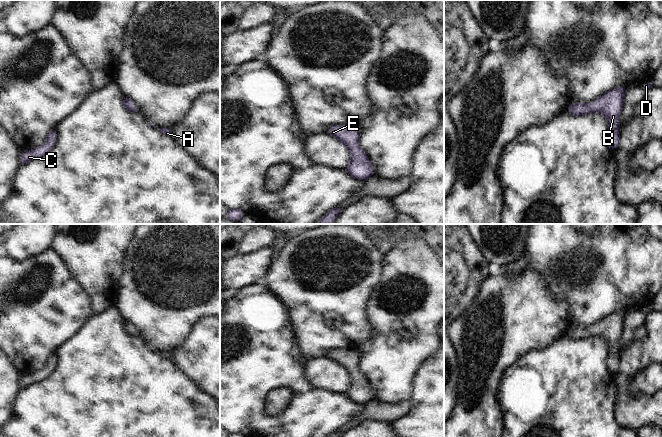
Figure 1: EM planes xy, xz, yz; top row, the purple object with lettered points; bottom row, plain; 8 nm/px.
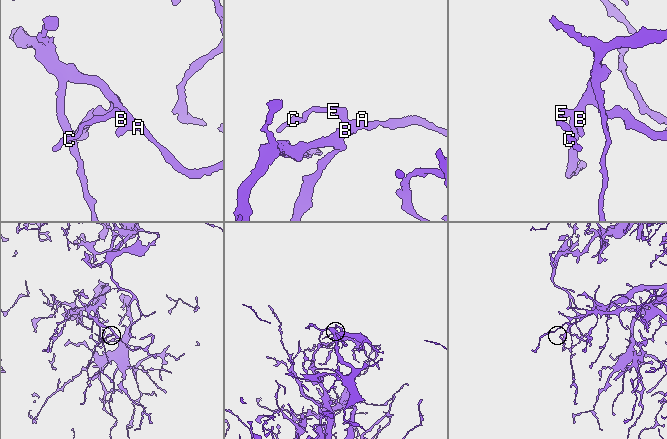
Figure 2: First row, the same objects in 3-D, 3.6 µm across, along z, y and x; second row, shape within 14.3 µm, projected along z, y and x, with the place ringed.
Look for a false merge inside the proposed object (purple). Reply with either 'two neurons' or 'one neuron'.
one neuron

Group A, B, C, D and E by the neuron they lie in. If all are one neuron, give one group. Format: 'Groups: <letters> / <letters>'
Groups: A B C D E

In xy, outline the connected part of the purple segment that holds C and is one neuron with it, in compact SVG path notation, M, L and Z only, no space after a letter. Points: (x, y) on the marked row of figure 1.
M52 129L46 136L46 140L41 147L24 151L20 155L21 166L26 164L28 161L32 161L38 157L44 156L56 143L57 132L56 129Z

